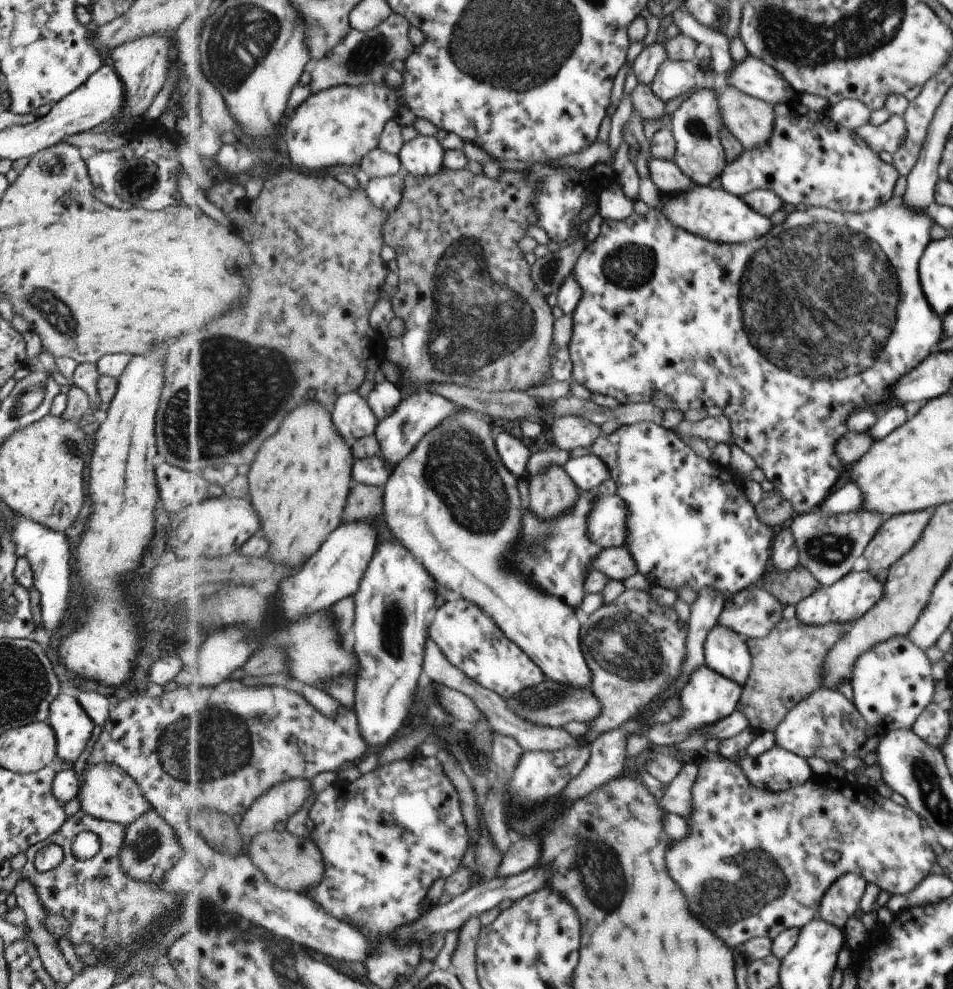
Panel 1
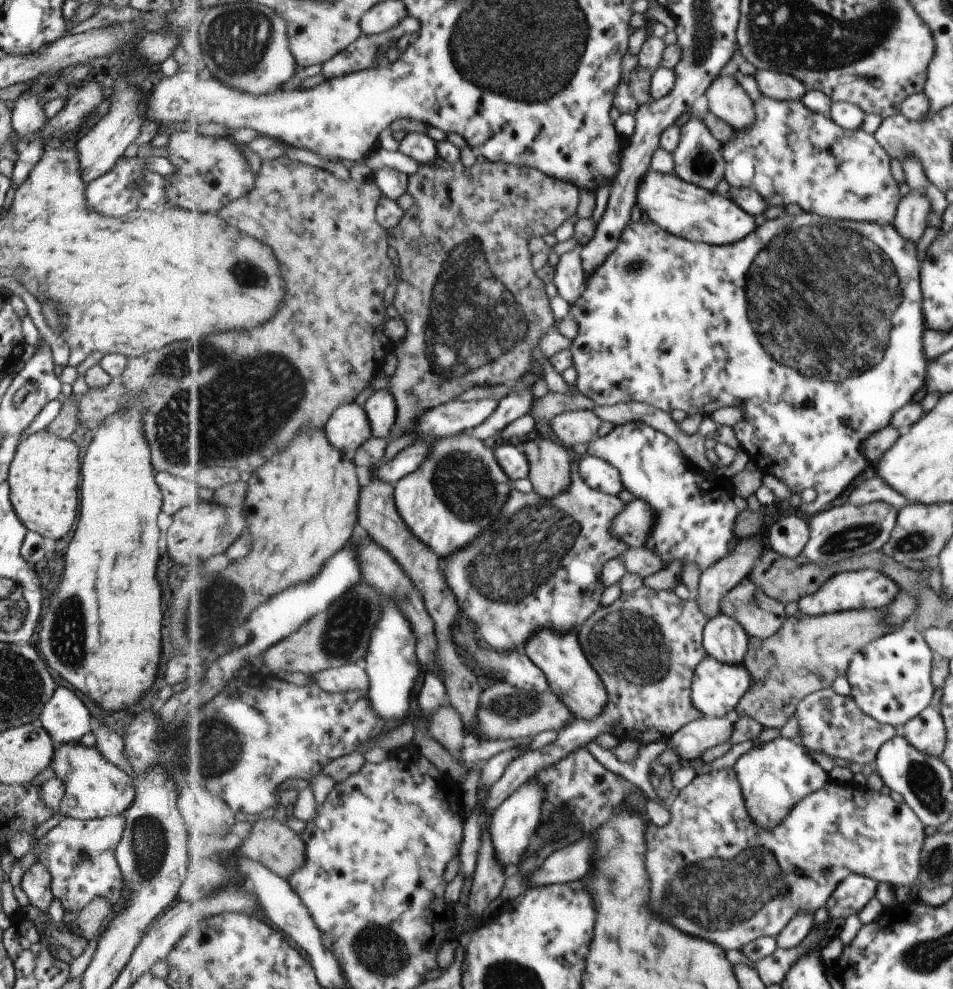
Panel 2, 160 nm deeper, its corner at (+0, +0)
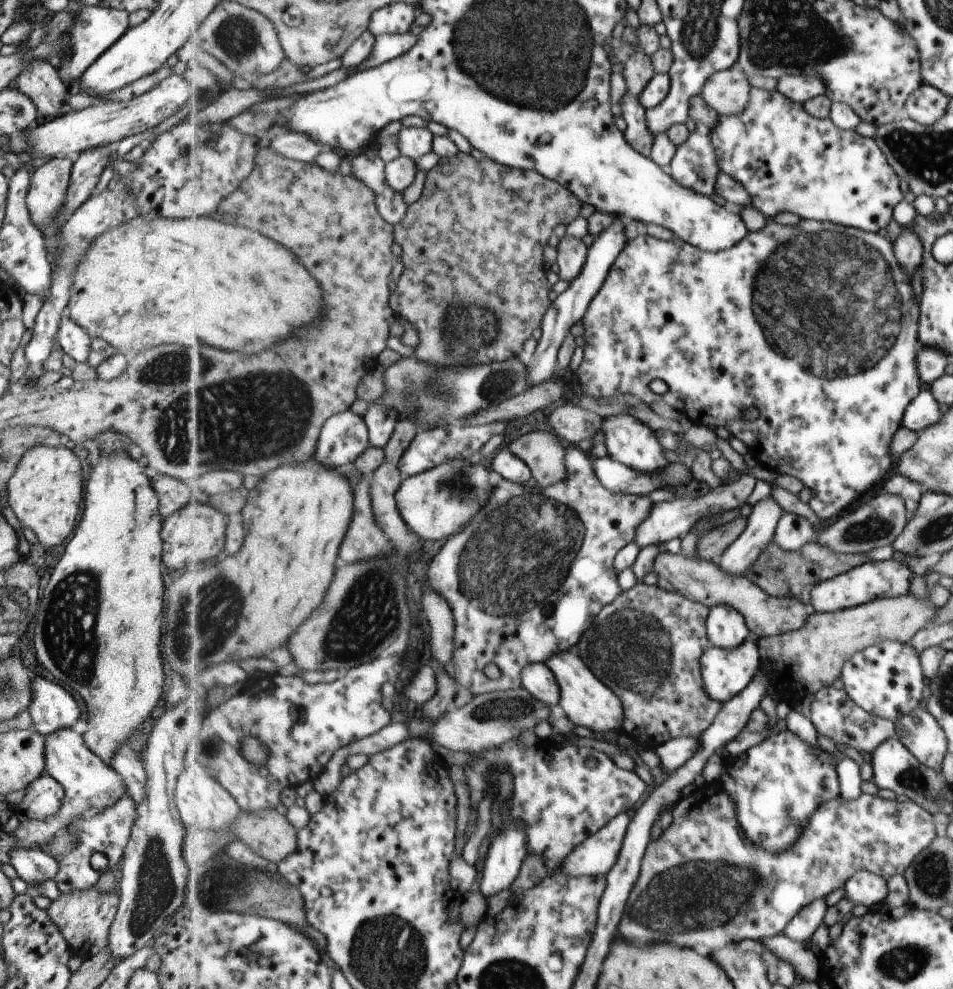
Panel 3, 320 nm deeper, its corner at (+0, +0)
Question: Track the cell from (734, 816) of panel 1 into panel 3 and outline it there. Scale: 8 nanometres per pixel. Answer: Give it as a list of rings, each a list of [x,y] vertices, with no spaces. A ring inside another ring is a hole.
[[[718,782],[703,784],[683,797],[674,808],[672,817],[672,825],[663,838],[651,841],[647,847],[637,888],[631,892],[619,932],[635,946],[669,942],[681,948],[693,948],[701,954],[703,948],[719,950],[733,943],[739,946],[745,939],[761,941],[765,937],[780,935],[802,908],[843,888],[857,871],[869,871],[885,879],[893,874],[902,874],[935,836],[929,811],[921,805],[913,801],[888,801],[877,795],[861,793],[852,801],[841,796],[824,803],[812,816],[797,843],[787,852],[771,854],[748,839],[739,824],[731,796]]]

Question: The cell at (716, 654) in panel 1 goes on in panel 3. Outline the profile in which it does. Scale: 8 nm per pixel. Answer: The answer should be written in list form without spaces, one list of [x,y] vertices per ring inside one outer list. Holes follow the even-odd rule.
[[[721,604],[711,608],[708,616],[708,637],[715,647],[732,649],[752,636],[743,614],[734,606]]]

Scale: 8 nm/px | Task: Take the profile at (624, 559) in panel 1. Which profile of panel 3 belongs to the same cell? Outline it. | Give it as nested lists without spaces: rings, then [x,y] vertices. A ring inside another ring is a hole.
[[[661,552],[654,564],[653,572],[669,580],[679,592],[692,602],[705,604],[710,608],[721,604],[734,606],[745,618],[745,624],[757,639],[774,637],[783,633],[802,629],[811,614],[801,597],[772,597],[758,584],[745,576],[725,572],[715,561],[688,557],[683,552],[672,554]]]

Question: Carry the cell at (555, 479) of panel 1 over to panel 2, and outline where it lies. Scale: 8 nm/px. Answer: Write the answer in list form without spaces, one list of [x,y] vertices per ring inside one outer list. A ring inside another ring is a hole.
[[[537,437],[521,445],[530,464],[530,482],[541,496],[554,497],[572,483],[573,453],[559,442]]]

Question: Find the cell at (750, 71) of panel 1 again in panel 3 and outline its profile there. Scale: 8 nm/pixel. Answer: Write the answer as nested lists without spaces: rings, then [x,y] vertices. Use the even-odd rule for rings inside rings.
[[[787,75],[778,79],[777,90],[791,100],[805,104],[816,96],[825,95],[827,87],[820,76]]]

